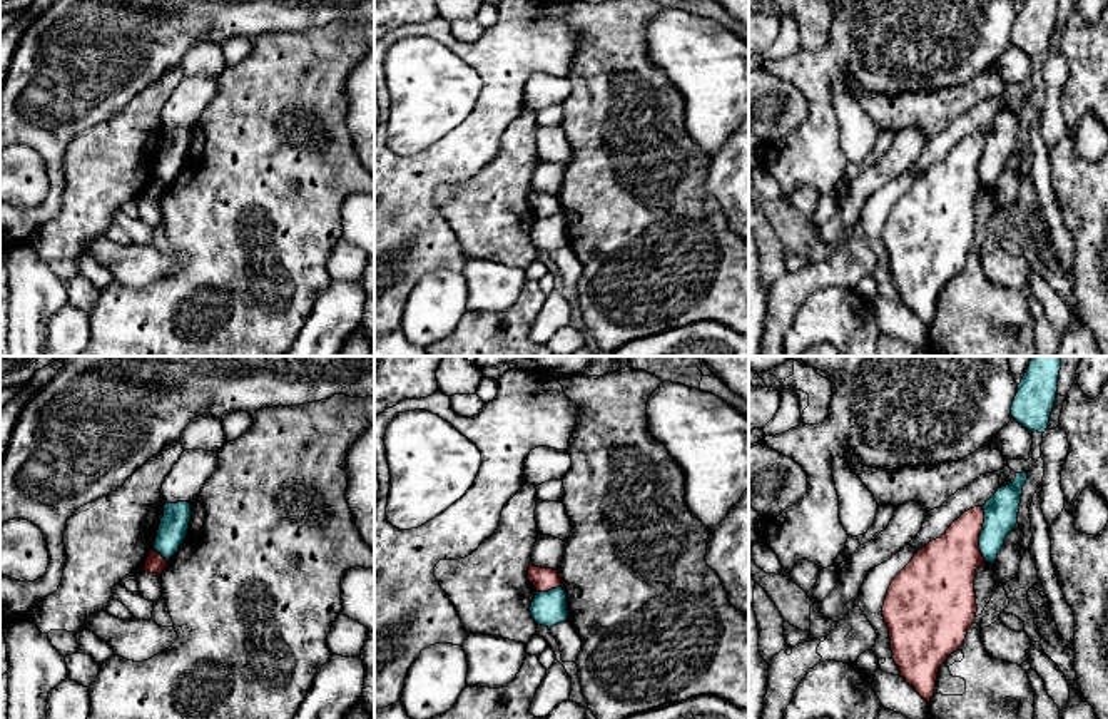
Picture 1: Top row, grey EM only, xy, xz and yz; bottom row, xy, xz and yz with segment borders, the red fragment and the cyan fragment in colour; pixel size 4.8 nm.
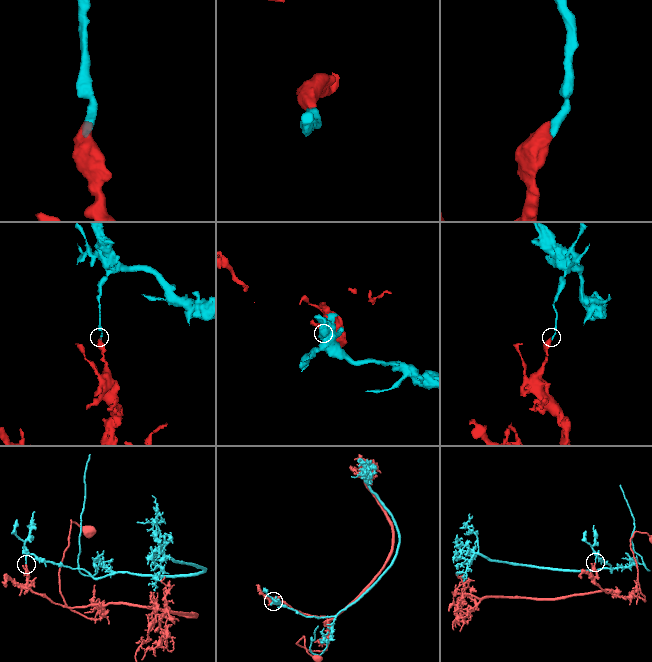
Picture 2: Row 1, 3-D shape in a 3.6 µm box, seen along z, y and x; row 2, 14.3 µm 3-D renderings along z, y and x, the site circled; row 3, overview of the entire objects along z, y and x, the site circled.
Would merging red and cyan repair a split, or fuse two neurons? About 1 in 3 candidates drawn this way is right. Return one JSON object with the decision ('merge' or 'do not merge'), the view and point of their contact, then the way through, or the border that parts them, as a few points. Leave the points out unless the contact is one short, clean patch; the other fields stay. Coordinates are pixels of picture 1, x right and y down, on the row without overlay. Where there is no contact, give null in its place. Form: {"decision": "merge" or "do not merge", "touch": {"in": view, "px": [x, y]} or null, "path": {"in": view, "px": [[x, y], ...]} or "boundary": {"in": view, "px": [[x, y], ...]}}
{"decision": "do not merge", "touch": {"in": "yz", "px": [980, 159]}, "boundary": {"in": "yz", "px": [[981, 132], [980, 178], [986, 186]]}}

